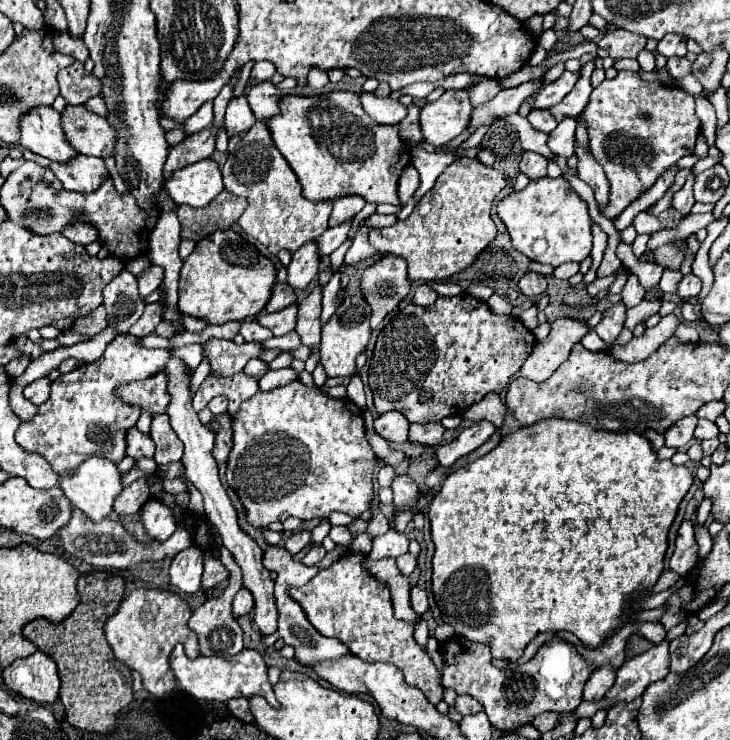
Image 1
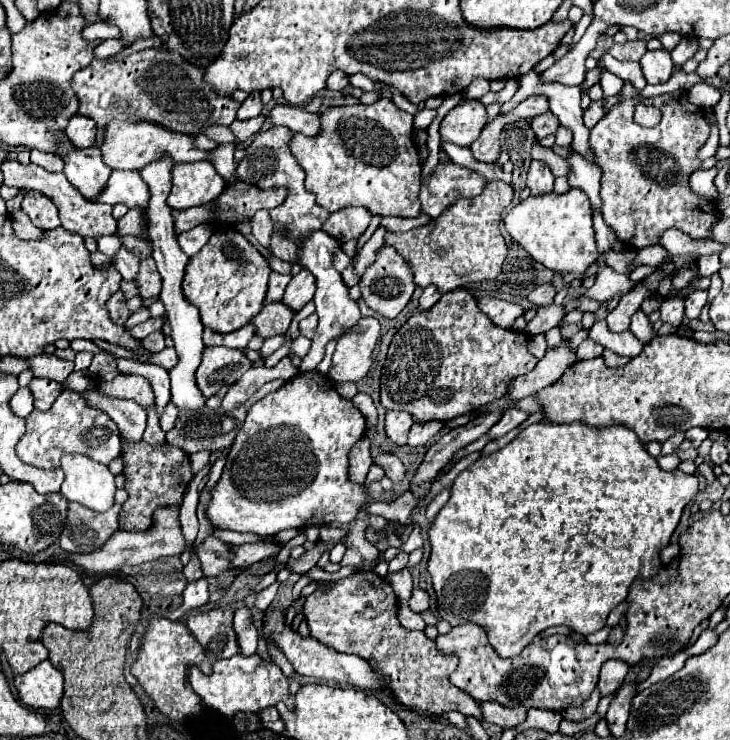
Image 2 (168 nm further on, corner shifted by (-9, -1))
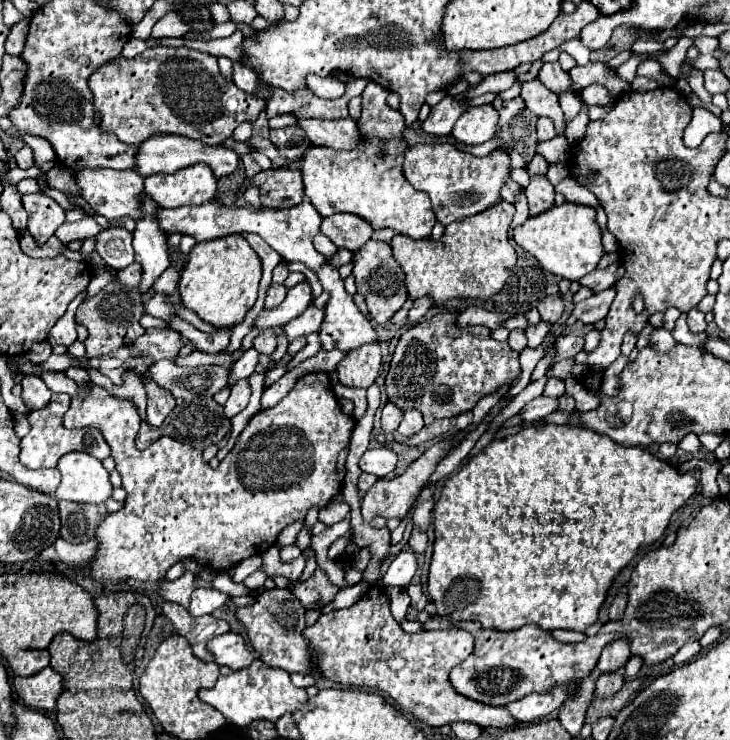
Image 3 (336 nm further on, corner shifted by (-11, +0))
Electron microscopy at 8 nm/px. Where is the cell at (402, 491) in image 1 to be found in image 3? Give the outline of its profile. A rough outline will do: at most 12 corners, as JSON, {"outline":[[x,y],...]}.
{"outline":[[387,447],[367,449],[359,459],[363,473],[387,477],[397,455]]}

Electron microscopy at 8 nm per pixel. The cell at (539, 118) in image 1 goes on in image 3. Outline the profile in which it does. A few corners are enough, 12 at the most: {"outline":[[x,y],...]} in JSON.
{"outline":[[539,117],[539,141],[555,137],[555,127],[549,117]]}

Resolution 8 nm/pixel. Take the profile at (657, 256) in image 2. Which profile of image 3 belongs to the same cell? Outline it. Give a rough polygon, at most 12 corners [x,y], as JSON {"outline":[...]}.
{"outline":[[623,265],[595,269],[581,277],[579,285],[593,293],[613,287],[625,273]]}

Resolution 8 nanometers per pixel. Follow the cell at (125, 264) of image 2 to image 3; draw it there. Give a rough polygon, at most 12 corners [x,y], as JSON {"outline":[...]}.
{"outline":[[105,229],[95,251],[113,269],[133,263],[133,235]]}

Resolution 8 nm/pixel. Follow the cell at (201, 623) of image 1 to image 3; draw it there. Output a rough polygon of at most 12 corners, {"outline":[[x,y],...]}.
{"outline":[[171,601],[163,615],[199,659],[211,661],[205,645],[227,633],[229,623],[213,615],[191,617]]}

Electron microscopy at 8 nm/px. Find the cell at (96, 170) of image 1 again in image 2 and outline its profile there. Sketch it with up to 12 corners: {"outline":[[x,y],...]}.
{"outline":[[113,170],[97,202],[147,208],[137,172]]}

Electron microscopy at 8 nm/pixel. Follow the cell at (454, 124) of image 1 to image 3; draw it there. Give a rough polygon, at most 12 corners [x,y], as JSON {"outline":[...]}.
{"outline":[[493,105],[459,117],[451,135],[481,145],[495,137],[499,113]]}

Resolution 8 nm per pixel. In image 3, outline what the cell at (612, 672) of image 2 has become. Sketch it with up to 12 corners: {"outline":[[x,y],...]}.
{"outline":[[615,639],[603,649],[597,669],[615,671],[631,657],[629,641]]}

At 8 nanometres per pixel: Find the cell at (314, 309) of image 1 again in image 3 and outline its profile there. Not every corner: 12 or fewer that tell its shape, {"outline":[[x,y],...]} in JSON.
{"outline":[[309,305],[289,321],[287,339],[309,335],[323,323],[323,309]]}

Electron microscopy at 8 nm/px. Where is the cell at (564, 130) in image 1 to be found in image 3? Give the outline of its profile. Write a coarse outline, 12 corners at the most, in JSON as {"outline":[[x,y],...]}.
{"outline":[[571,91],[559,95],[567,121],[581,111],[581,99]]}

